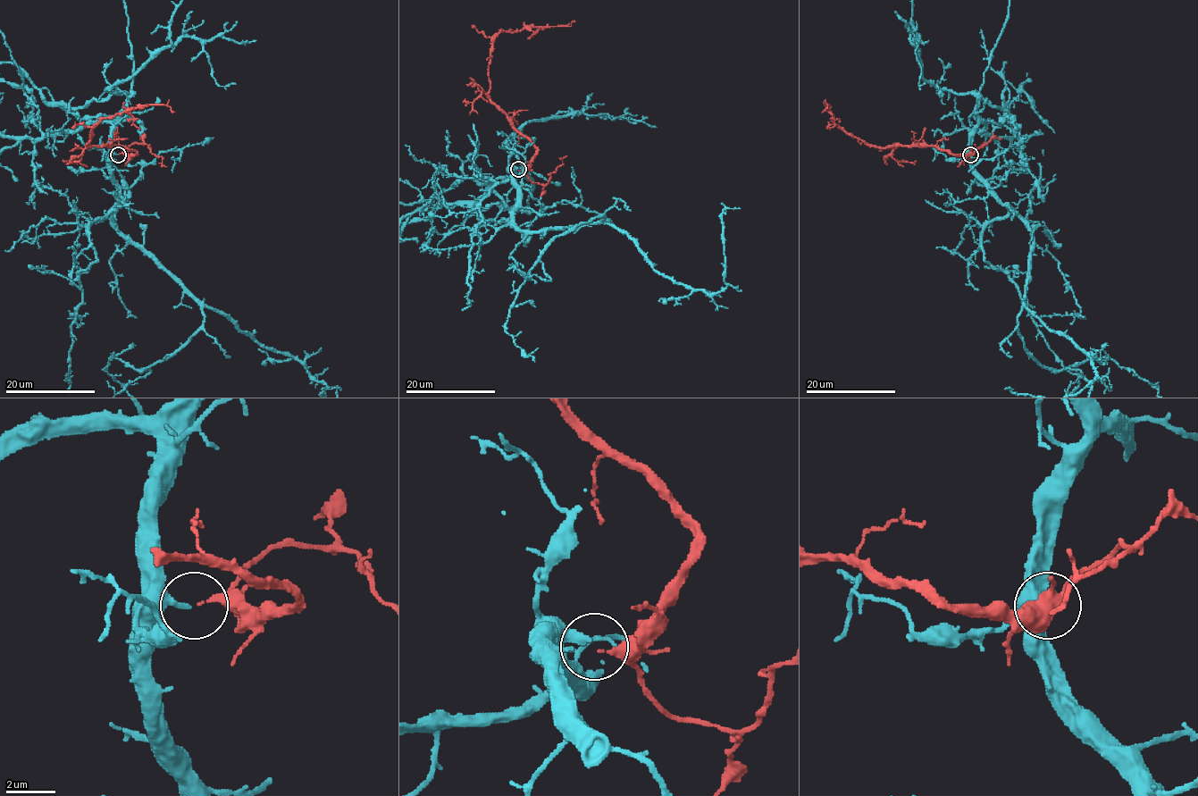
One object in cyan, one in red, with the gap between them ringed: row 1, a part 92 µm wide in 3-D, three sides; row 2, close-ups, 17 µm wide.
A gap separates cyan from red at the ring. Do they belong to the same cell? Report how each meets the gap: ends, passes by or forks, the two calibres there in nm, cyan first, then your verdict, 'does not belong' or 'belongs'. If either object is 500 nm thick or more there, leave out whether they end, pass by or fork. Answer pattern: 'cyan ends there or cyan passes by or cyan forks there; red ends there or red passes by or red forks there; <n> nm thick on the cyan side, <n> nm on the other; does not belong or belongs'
cyan ends there; red ends there; 260 nm thick on the cyan side, 150 nm on the other; belongs

